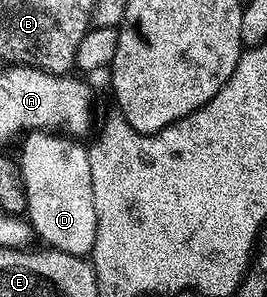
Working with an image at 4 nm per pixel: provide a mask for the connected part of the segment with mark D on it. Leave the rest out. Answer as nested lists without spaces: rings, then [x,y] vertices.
[[[29,131],[24,134],[25,142],[21,145],[21,161],[19,160],[19,172],[21,181],[25,184],[25,194],[27,195],[27,220],[32,232],[42,237],[44,244],[50,250],[56,251],[61,255],[70,257],[85,257],[92,254],[93,244],[97,238],[97,220],[95,219],[95,195],[91,191],[91,163],[89,162],[89,151],[84,144],[80,145],[80,140],[74,139],[69,135],[62,135],[57,131]]]

